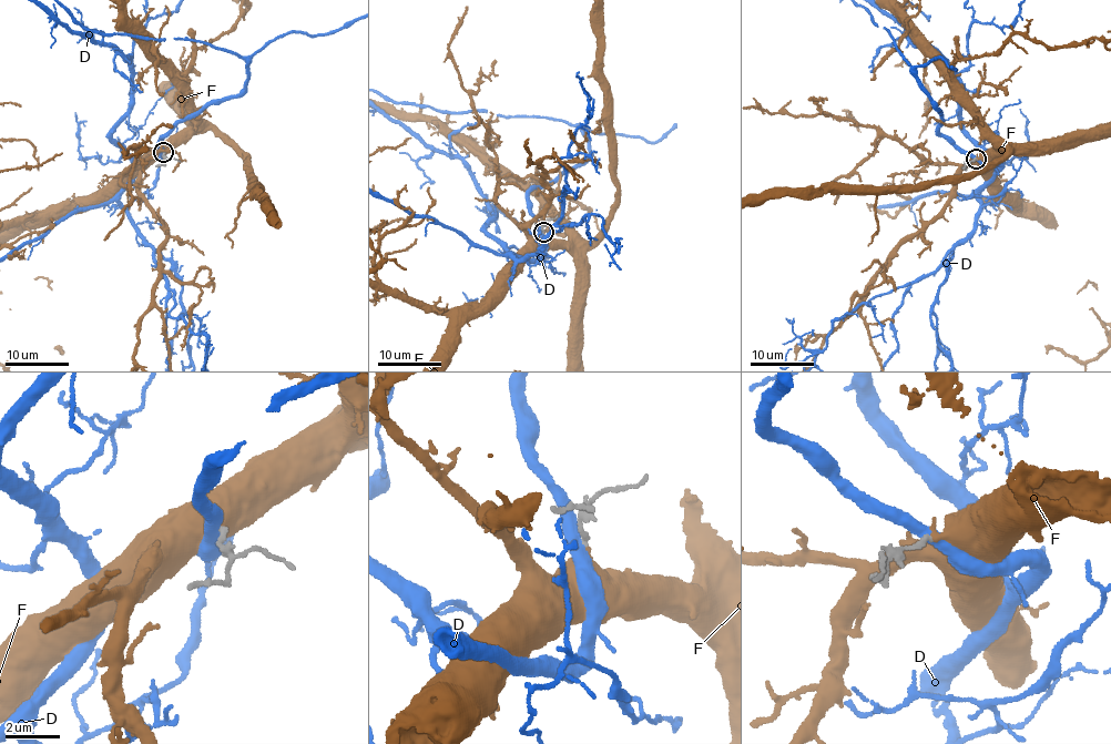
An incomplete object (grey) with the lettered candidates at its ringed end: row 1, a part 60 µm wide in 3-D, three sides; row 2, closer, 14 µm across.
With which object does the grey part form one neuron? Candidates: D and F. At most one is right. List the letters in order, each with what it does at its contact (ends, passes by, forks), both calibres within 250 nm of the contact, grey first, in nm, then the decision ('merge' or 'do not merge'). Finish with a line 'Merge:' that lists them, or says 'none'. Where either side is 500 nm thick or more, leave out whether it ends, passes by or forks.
D: it passes by; 190 nm thick on the grey side, 440 nm on the other; do not merge
F: it ends there; 190 nm thick on the grey side, 440 nm on the other; merge
Merge: F

